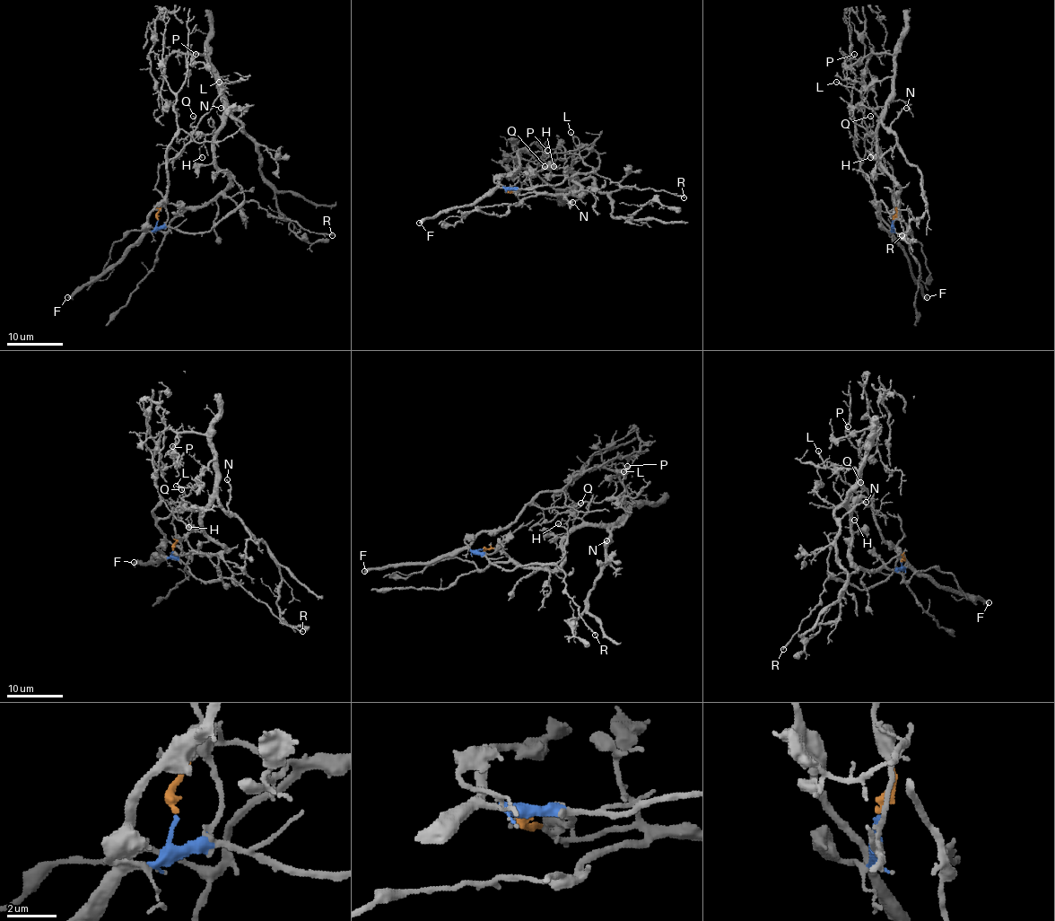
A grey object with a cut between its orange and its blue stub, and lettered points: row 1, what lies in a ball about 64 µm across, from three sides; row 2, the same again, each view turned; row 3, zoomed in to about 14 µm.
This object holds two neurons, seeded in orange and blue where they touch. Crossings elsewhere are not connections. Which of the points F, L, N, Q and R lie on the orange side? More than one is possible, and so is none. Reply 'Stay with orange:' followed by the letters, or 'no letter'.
Stay with orange: N

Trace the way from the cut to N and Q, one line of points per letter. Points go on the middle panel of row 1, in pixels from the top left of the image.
N: (509, 189), (518, 195), (578, 193), (580, 188), (566, 174), (591, 178), (580, 199), (572, 202)
Q: (509, 189), (499, 185), (501, 177), (511, 175), (518, 168), (518, 157), (546, 162), (544, 170), (544, 165)

